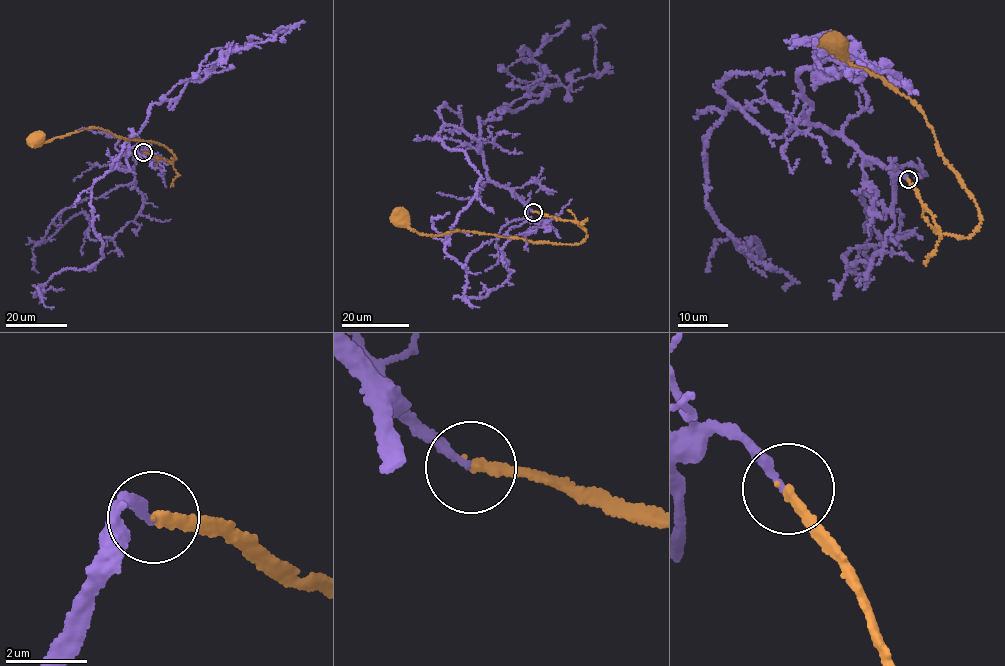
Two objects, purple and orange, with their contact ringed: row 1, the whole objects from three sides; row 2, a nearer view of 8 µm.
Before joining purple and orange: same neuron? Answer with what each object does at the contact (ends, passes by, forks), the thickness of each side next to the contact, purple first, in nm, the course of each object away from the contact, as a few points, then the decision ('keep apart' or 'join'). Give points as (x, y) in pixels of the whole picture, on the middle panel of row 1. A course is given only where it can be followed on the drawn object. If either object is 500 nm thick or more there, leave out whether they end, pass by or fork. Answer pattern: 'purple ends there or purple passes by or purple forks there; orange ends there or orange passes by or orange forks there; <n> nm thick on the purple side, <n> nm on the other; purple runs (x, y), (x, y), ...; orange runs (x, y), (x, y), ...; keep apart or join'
purple ends there; orange ends there; 200 nm thick on the purple side, 260 nm on the other; purple runs (533, 211), (489, 179), (481, 143), (443, 126), (433, 140), (464, 152), (481, 177), (444, 252), (464, 269); orange runs (533, 212), (574, 221), (586, 239), (533, 243), (460, 230), (432, 236), (413, 231), (401, 218); join

